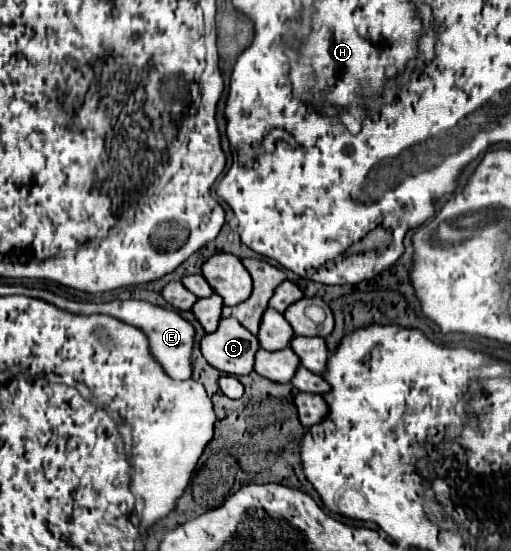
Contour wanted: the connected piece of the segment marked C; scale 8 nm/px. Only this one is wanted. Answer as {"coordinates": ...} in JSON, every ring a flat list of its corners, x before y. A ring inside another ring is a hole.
{"coordinates":[[221,319,219,329,201,341,201,353,209,365,229,375,249,375,255,367,259,339,235,319]]}

